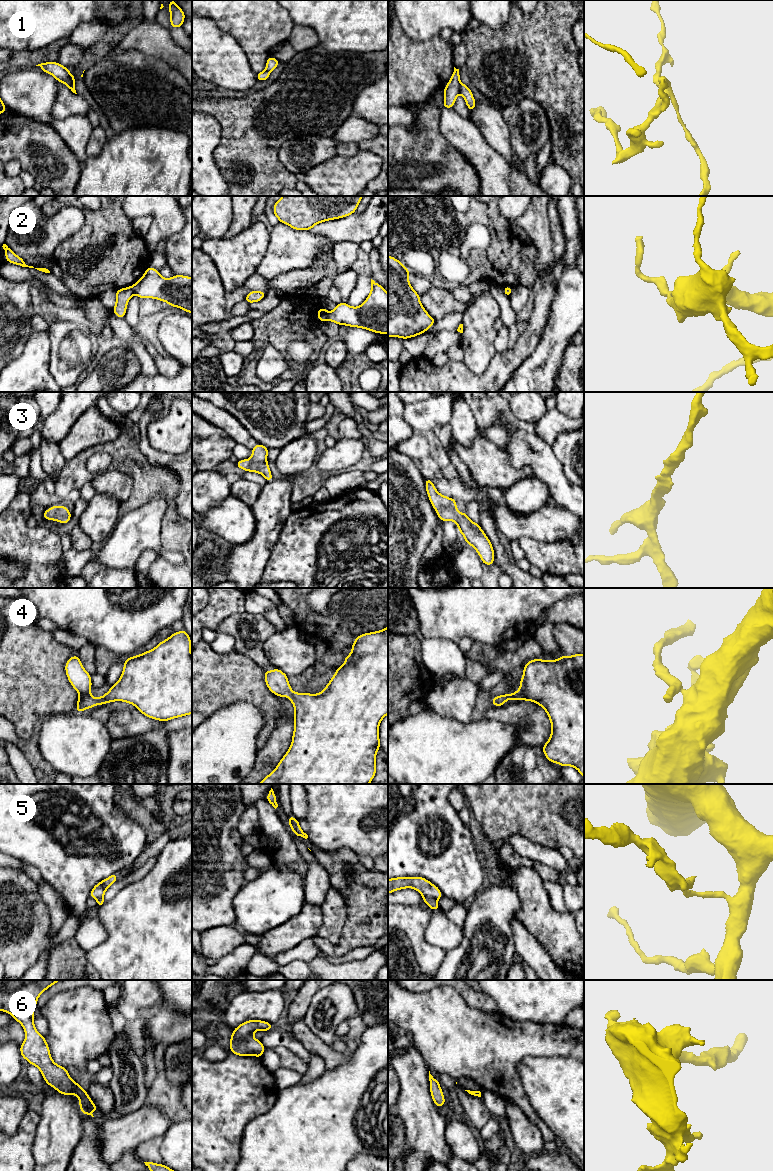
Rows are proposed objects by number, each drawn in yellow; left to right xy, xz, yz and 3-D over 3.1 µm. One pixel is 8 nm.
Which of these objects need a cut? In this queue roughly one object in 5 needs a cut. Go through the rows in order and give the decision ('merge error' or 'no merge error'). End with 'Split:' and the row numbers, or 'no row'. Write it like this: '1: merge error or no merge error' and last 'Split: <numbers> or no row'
1: merge error
2: merge error
3: no merge error
4: no merge error
5: merge error
6: no merge error
Split: 1, 2, 5

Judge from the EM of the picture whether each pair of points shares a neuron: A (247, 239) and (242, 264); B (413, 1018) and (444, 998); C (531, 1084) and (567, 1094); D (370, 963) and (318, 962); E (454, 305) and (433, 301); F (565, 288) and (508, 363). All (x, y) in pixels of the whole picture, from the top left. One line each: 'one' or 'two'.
A: one
B: one
C: one
D: one
E: one
F: two

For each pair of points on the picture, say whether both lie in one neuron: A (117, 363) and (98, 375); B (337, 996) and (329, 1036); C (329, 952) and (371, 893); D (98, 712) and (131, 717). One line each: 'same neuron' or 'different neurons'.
A: same neuron
B: same neuron
C: same neuron
D: same neuron

